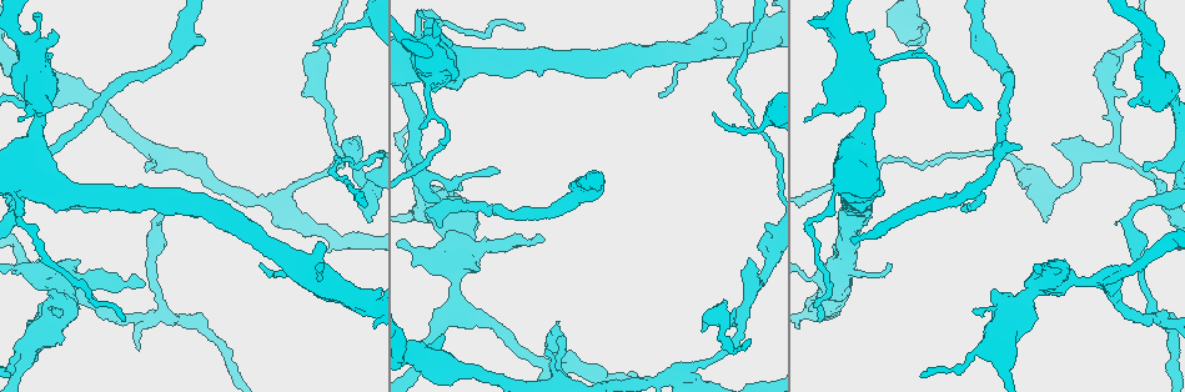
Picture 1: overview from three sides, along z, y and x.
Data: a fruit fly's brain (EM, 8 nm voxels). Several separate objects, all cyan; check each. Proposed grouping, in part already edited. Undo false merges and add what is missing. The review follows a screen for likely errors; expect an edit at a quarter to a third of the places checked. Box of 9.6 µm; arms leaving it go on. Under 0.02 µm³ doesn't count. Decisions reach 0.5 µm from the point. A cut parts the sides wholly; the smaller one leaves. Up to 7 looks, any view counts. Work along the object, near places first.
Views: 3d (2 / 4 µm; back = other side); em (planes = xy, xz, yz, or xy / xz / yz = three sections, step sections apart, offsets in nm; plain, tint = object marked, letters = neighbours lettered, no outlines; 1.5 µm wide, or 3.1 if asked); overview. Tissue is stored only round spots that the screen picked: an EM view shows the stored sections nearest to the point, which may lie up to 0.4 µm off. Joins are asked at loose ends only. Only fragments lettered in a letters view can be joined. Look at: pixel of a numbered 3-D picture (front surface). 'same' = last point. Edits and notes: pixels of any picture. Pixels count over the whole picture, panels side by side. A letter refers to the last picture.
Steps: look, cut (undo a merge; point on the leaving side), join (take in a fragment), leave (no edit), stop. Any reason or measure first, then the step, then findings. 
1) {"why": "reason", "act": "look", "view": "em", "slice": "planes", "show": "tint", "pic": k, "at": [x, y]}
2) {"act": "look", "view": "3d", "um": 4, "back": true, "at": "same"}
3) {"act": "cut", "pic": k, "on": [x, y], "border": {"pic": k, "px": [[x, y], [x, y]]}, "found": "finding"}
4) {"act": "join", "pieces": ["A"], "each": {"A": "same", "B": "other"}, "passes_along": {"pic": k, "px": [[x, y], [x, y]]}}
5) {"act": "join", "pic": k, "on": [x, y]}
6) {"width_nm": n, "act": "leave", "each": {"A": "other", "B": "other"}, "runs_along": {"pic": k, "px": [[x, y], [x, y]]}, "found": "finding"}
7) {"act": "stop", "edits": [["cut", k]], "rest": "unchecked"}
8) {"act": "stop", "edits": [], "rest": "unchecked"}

{"act": "look", "view": "3d", "um": 2, "pic": 1, "at": [322, 244]}

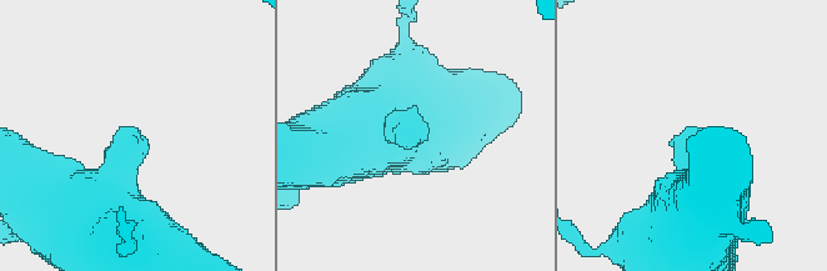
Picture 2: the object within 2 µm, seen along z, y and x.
{"why": "now the EM", "act": "look", "view": "em", "slice": "planes", "show": "letters", "pic": 2, "at": [697, 127]}

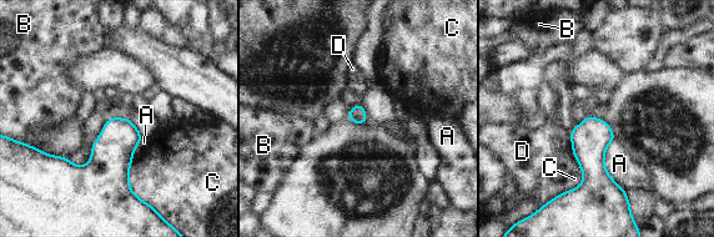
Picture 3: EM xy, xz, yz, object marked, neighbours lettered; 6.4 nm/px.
{"act": "leave", "each": {"A": "other", "B": "other", "C": "other", "D": "other"}, "found": "no lettered fragment goes on from it"}

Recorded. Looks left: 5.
{"why": "branch stops here", "act": "look", "view": "em", "slice": "planes", "show": "letters", "pic": 1, "at": [315, 43]}

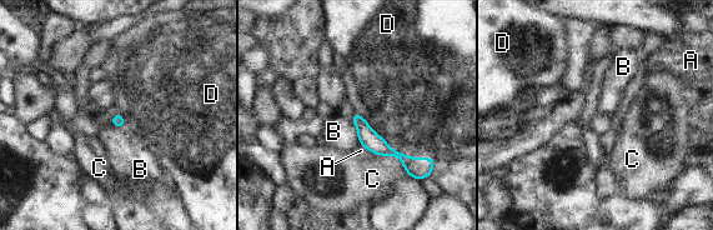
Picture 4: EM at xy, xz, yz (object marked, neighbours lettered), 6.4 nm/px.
{"width_nm": 90, "act": "leave", "each": {"A": "other", "B": "other", "C": "other", "D": "other"}, "runs_along": {"pic": 4, "px": [[355, 116], [381, 148], [418, 161]]}, "found": "none of them fits"}

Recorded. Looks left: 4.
{"why": "calibre changes", "act": "look", "view": "em", "slice": "planes", "show": "letters", "pic": 1, "at": [721, 333]}

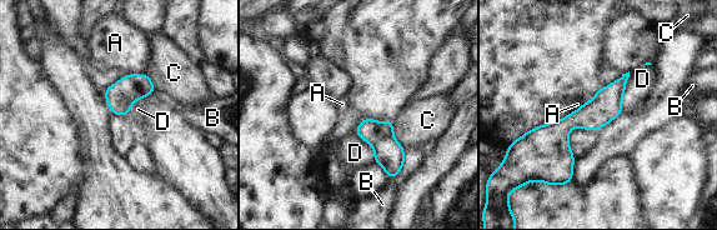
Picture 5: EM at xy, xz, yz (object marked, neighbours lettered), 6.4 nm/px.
{"longest_contact_nm": ["D", 260], "act": "leave", "each": {"A": "other", "B": "other", "C": "other", "D": "other"}, "runs_along": {"pic": 5, "px": [[625, 76], [588, 116], [529, 136]]}, "found": "one neuron here"}

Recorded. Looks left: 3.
{"act": "stop", "edits": [], "rest": "unchecked"}

